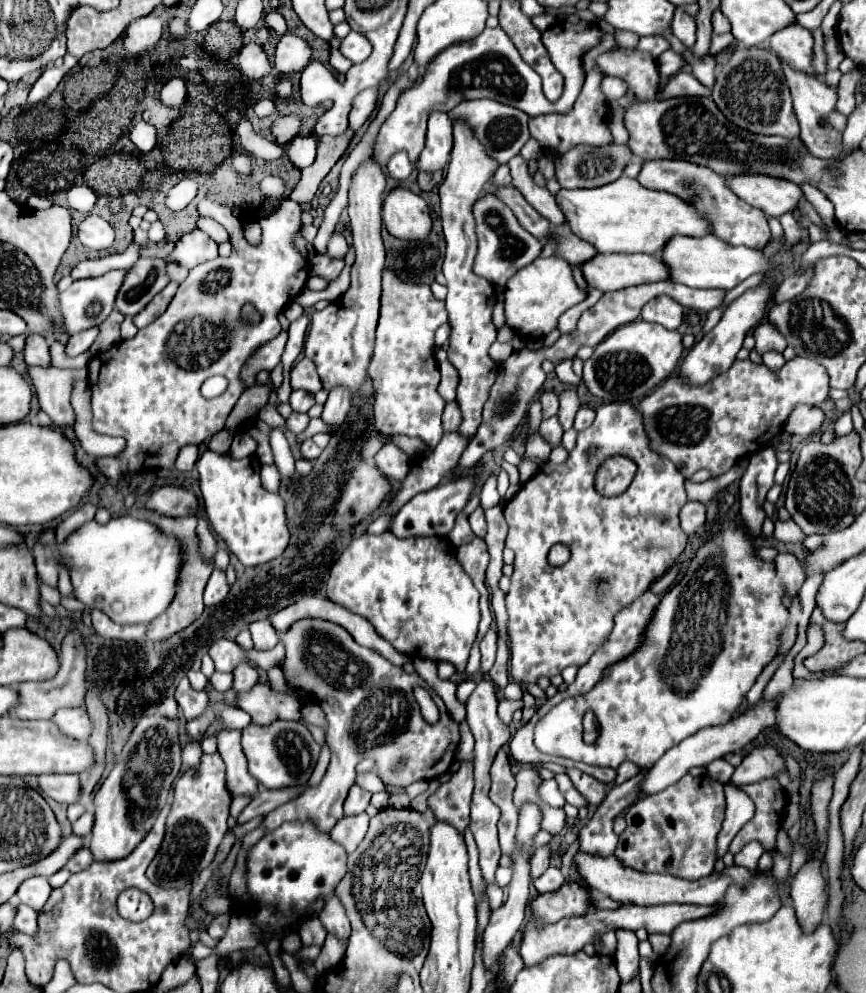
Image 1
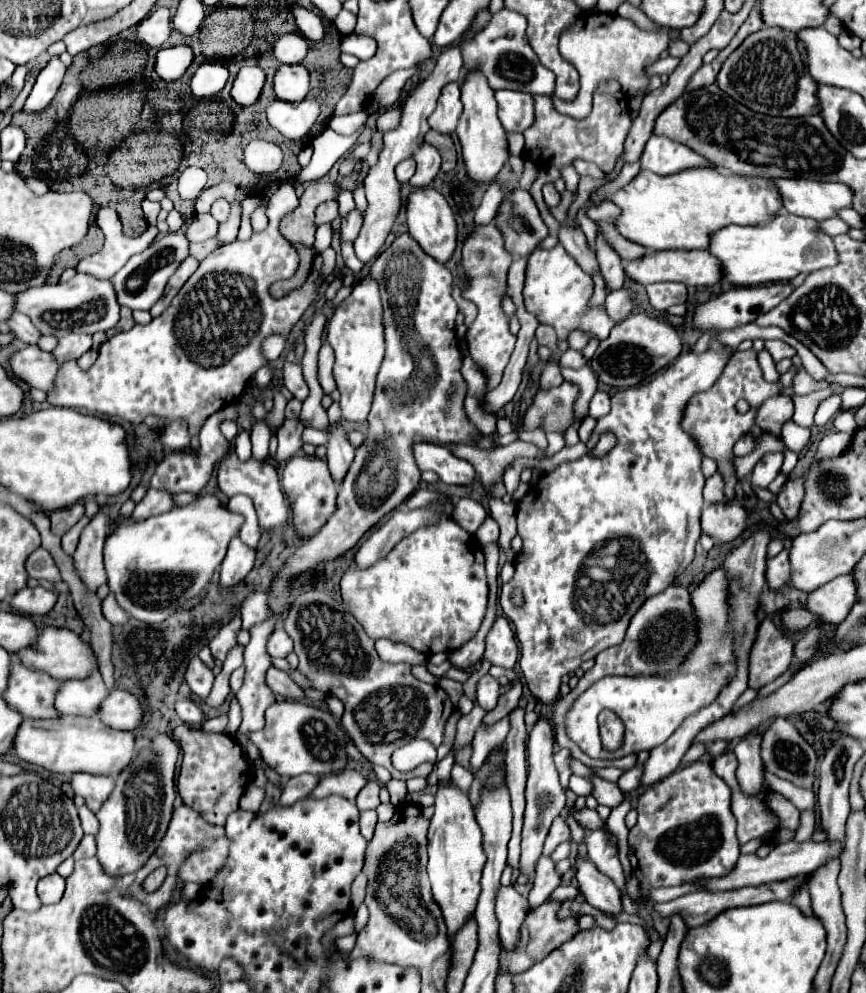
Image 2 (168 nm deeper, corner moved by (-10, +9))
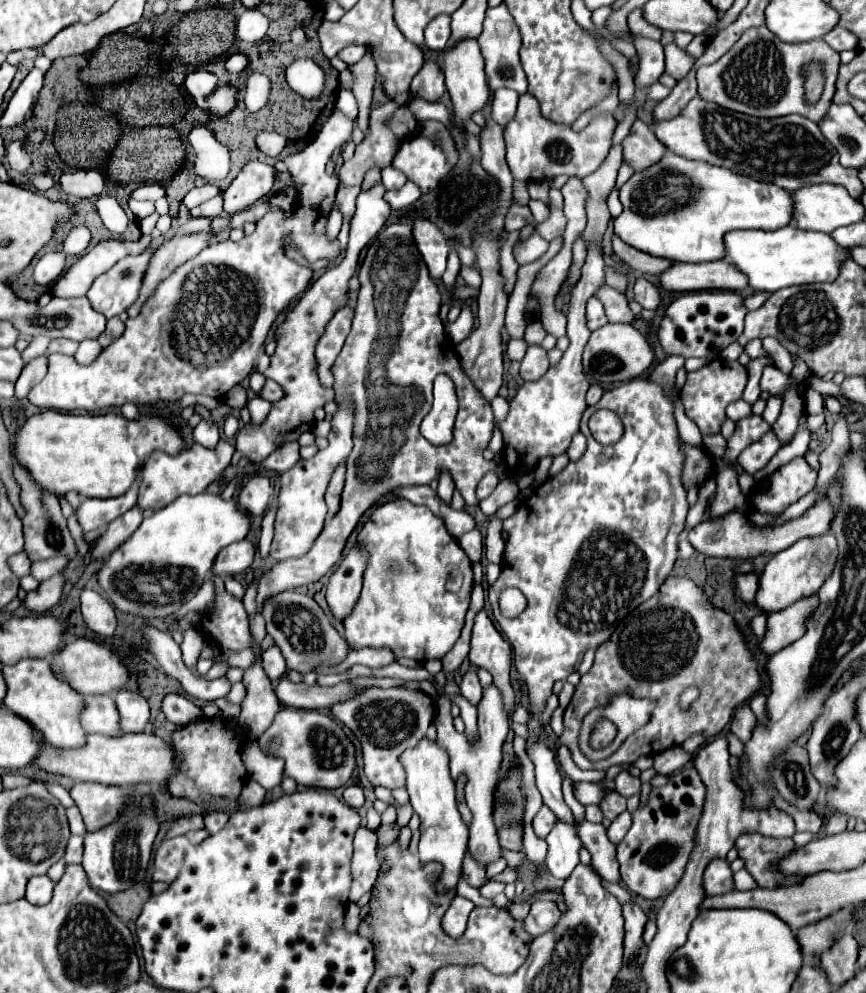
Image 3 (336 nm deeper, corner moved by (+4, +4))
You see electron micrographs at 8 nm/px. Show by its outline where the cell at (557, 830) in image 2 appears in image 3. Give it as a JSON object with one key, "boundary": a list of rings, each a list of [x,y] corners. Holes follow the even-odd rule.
{"boundary":[[[542,805],[542,809],[536,813],[536,817],[532,819],[532,827],[534,827],[536,835],[542,837],[542,839],[552,831],[554,823],[556,823],[556,815],[552,815],[552,811],[550,811],[548,807],[544,807],[544,805]]]}

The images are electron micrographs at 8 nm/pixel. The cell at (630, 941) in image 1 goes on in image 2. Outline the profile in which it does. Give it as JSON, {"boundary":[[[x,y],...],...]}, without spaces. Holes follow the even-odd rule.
{"boundary":[[[578,860],[576,868],[580,890],[592,906],[602,908],[610,914],[624,912],[620,890],[614,886],[614,882],[610,882],[610,878],[606,878],[606,874],[600,874],[600,870],[590,860]]]}

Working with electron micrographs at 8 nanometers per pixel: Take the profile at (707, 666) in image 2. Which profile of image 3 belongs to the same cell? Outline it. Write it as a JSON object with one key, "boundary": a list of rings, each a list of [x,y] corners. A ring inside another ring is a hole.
{"boundary":[[[618,695],[606,707],[602,707],[598,711],[594,709],[590,715],[586,715],[588,719],[584,719],[584,723],[582,723],[582,731],[580,731],[580,747],[582,747],[582,751],[592,761],[598,761],[598,759],[604,759],[604,757],[612,755],[630,733],[634,733],[638,727],[648,723],[650,713],[652,713],[654,707],[656,707],[656,703],[652,699],[634,699],[630,695]],[[600,719],[612,721],[618,727],[618,735],[614,737],[610,747],[592,749],[590,747],[590,735],[592,735],[594,725]]]}

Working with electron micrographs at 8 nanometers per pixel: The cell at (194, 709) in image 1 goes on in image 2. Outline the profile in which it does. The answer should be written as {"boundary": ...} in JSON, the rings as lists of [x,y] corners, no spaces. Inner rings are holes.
{"boundary":[[[192,658],[190,664],[188,664],[188,670],[186,670],[186,682],[190,686],[190,690],[200,698],[208,698],[210,694],[210,688],[212,688],[212,682],[214,682],[214,674],[210,668],[206,668],[200,658]]]}

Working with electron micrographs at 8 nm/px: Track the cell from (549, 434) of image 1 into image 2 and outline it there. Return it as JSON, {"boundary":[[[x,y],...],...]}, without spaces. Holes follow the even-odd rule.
{"boundary":[[[548,432],[548,456],[554,456],[564,448],[564,432]]]}

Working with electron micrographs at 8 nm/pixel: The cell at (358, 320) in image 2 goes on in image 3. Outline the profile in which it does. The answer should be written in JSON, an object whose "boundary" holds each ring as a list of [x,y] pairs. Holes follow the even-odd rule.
{"boundary":[[[338,405],[338,413],[332,419],[332,431],[328,435],[328,447],[324,451],[318,451],[312,459],[300,461],[282,473],[282,487],[278,495],[278,515],[276,515],[276,529],[274,529],[274,541],[270,549],[270,557],[276,561],[288,559],[288,557],[300,557],[308,553],[308,547],[316,541],[316,535],[320,535],[326,519],[326,503],[324,503],[324,491],[328,489],[328,479],[332,477],[332,471],[336,471],[338,465],[346,463],[350,451],[352,451],[352,409]]]}

